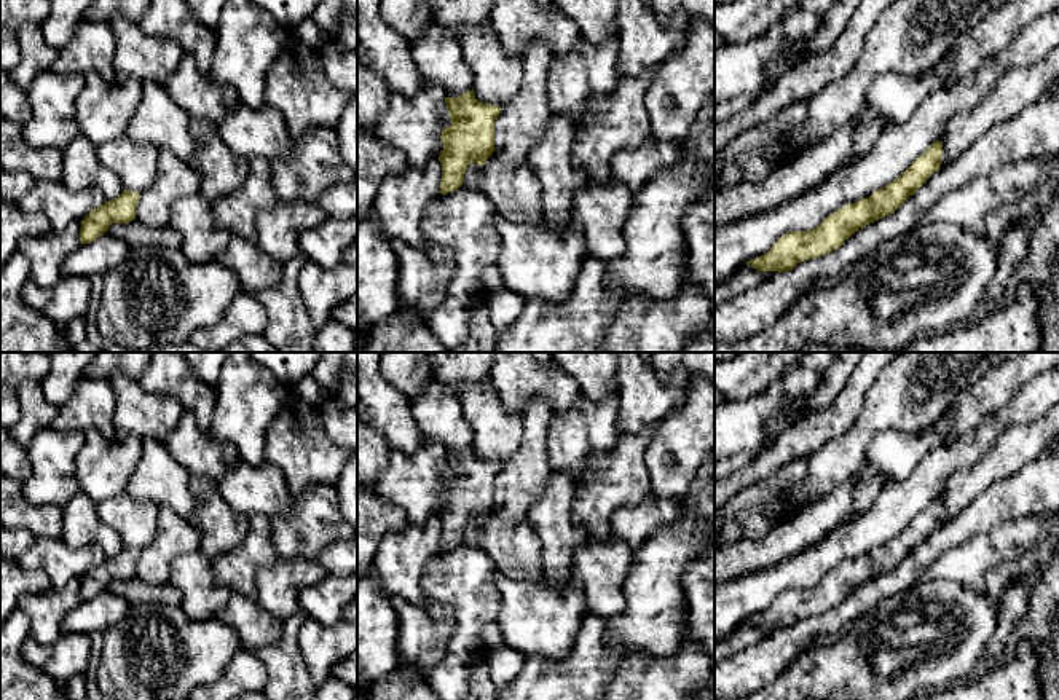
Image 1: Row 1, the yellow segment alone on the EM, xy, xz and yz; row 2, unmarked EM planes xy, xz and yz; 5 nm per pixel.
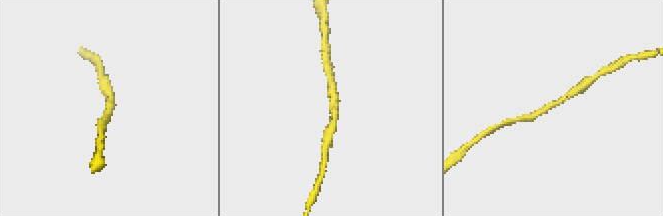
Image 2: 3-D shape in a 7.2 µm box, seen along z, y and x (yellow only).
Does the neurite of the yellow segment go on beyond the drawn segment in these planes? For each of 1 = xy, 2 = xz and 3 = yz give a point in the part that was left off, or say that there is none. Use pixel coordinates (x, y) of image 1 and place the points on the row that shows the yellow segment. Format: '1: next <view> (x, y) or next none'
1: next none
2: next none
3: next none

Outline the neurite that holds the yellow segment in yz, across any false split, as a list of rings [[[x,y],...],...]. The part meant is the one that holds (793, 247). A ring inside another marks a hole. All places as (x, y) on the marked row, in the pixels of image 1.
[[[935,140],[892,183],[853,204],[845,204],[826,217],[815,230],[783,234],[772,249],[746,262],[758,271],[789,271],[797,263],[826,255],[839,247],[860,228],[893,214],[941,166],[943,144]]]

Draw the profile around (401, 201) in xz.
[[[431,158],[421,169],[407,166],[402,174],[388,175],[372,206],[380,234],[427,252],[431,246],[421,231],[421,220],[427,204],[440,195],[440,180],[439,158]]]

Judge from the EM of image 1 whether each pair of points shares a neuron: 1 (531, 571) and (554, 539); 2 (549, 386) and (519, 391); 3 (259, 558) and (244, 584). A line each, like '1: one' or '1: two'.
1: two
2: one
3: one

